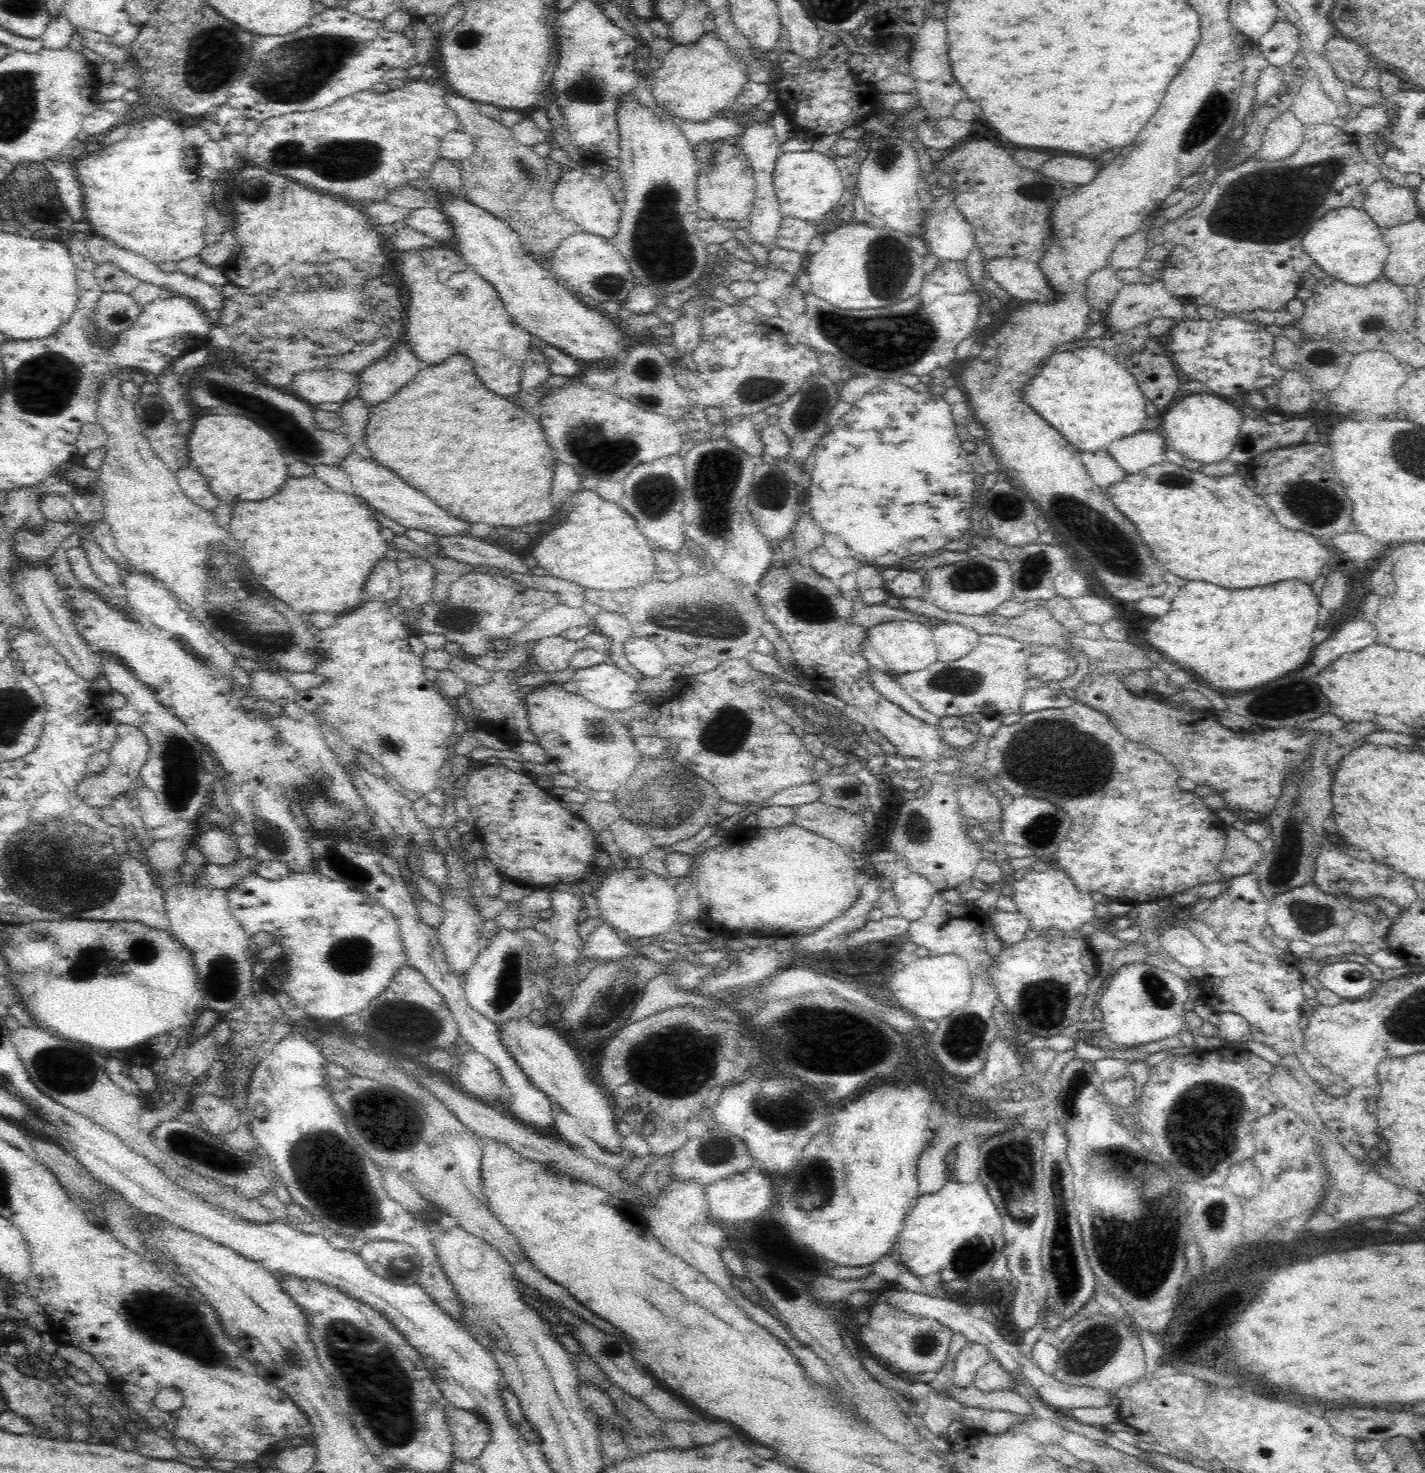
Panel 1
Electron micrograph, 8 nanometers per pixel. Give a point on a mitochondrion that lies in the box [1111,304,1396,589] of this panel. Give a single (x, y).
(1314, 504)

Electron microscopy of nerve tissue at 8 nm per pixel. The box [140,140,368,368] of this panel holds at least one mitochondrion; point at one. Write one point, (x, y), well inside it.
(259, 191)

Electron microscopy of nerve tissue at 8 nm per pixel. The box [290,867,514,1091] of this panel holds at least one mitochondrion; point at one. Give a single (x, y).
(352, 956)

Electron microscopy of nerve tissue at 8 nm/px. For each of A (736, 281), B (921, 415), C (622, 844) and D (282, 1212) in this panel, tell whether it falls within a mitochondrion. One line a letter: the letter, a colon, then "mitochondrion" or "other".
A: other
B: other
C: other
D: other

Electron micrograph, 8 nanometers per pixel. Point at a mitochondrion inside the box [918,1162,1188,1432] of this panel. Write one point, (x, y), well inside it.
(1098, 1344)

